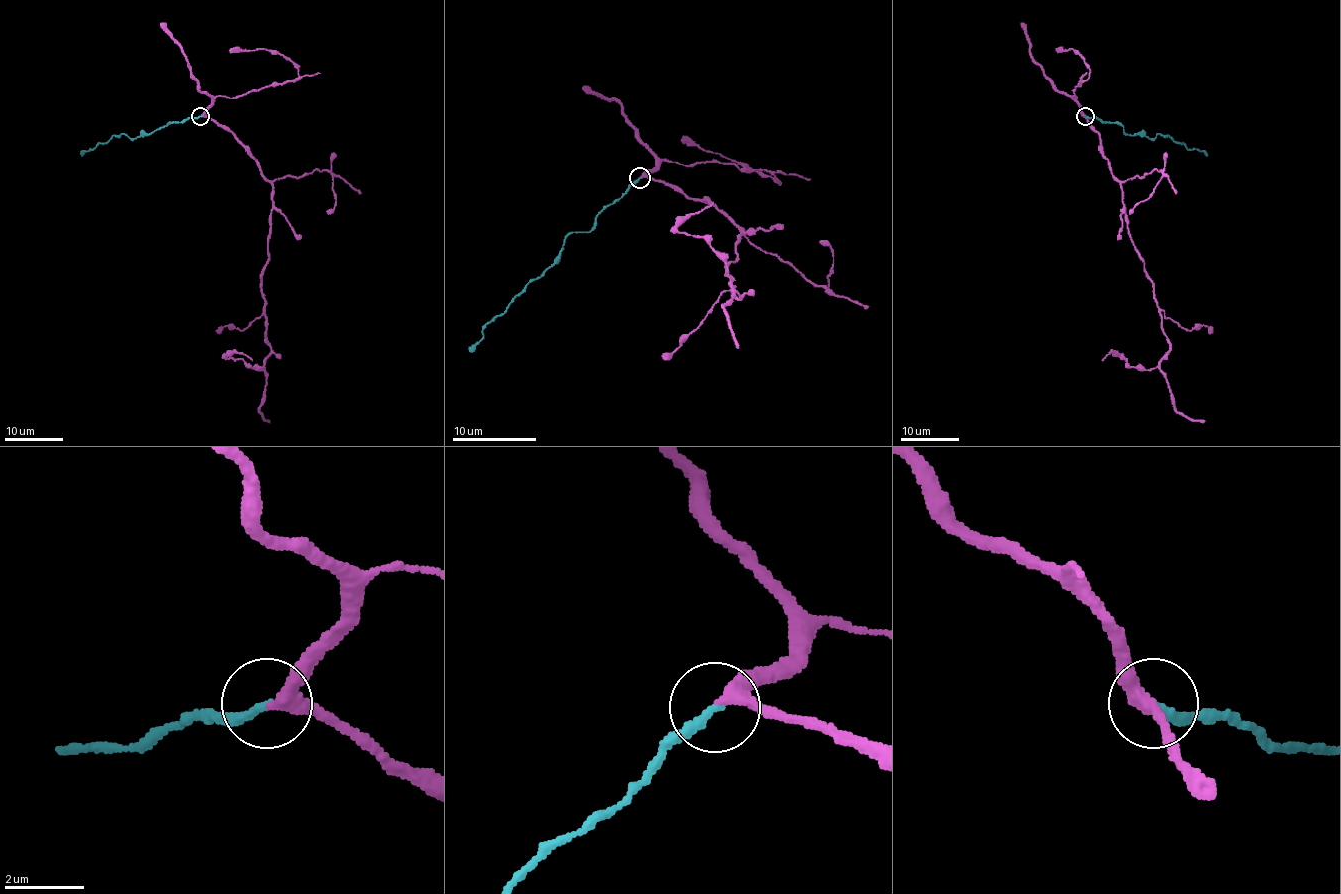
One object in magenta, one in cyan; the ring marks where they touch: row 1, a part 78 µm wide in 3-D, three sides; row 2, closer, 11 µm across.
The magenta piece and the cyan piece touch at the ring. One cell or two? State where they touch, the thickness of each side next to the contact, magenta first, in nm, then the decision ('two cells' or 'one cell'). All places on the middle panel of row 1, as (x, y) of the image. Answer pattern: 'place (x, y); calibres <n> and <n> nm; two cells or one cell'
place (640, 178); calibres 300 and 240 nm; one cell

